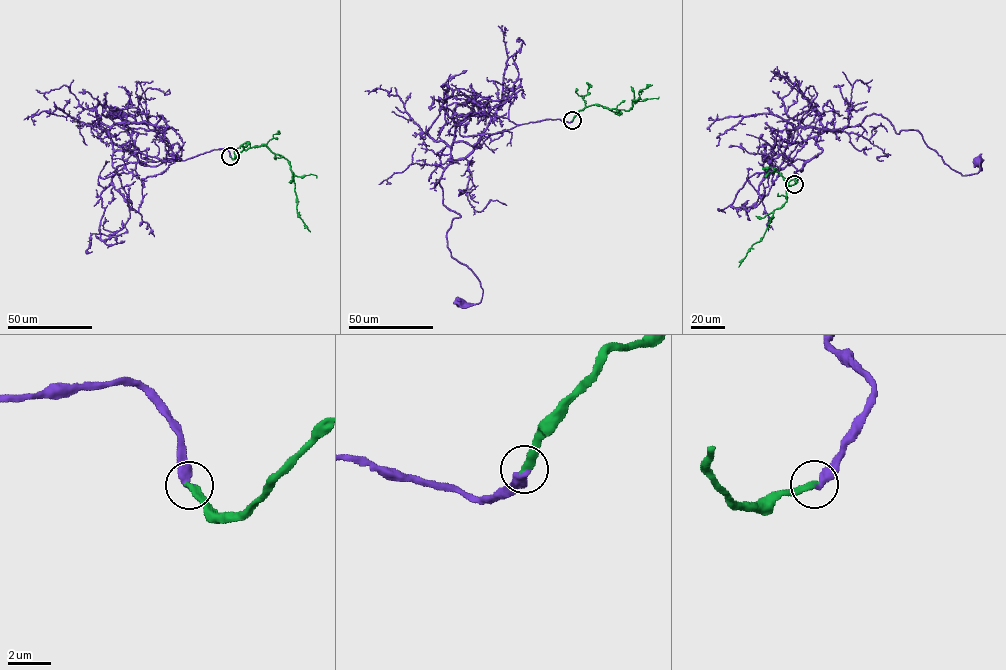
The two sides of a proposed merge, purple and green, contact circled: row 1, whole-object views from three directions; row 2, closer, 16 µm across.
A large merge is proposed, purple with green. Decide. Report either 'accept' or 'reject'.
accept

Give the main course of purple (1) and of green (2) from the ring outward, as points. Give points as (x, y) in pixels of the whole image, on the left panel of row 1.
1: (230, 156), (143, 165), (95, 116), (99, 101), (116, 109), (102, 105), (106, 117), (136, 123), (113, 112)
2: (230, 156), (233, 159), (243, 150), (262, 145), (286, 159), (293, 174), (297, 213), (310, 231)

